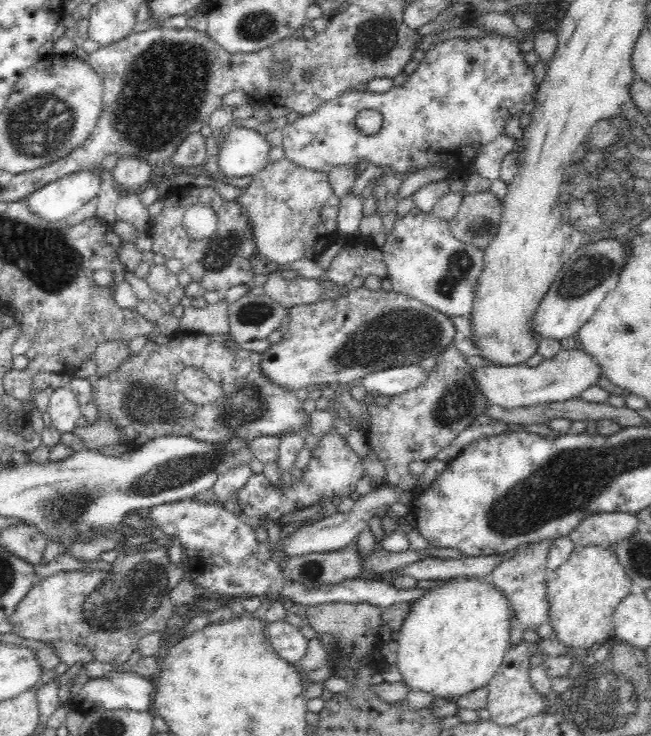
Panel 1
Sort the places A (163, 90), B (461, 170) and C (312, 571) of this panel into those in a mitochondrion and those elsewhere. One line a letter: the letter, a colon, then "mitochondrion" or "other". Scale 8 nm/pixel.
A: mitochondrion
B: other
C: mitochondrion

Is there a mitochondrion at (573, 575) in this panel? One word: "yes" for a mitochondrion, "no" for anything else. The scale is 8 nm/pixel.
no

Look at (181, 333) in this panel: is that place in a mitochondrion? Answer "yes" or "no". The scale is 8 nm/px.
no

